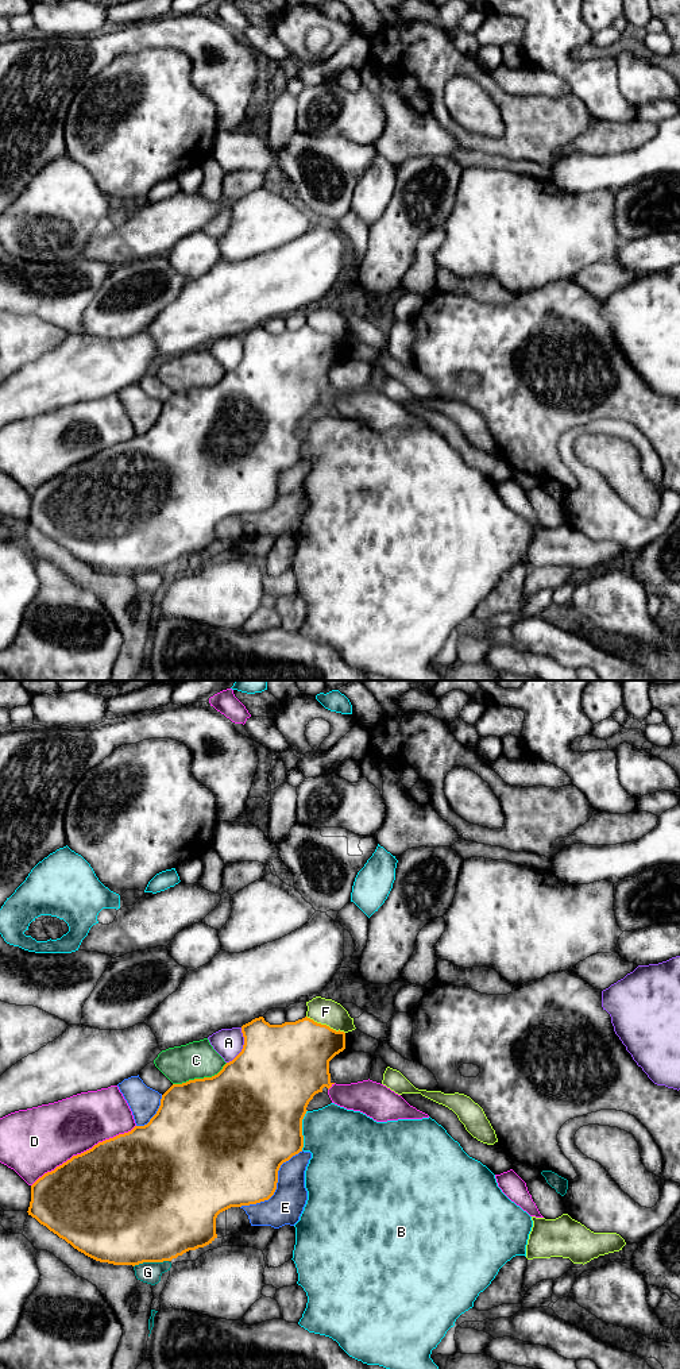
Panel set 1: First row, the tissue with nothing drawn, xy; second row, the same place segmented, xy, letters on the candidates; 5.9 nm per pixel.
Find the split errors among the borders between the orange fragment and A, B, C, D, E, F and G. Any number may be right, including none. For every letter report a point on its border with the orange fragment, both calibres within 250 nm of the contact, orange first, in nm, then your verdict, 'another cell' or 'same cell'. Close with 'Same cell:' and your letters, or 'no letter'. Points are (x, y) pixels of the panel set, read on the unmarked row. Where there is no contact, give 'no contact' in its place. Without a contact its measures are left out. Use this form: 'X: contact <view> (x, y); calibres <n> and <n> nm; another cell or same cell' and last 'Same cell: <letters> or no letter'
A: contact xy (243, 355); calibres 500 and 180 nm; another cell
B: contact xy (301, 439); calibres 500 and 380 nm; another cell
C: contact xy (200, 388); calibres 500 and 220 nm; another cell
D: contact xy (84, 461); calibres 500 and 380 nm; another cell
E: contact xy (275, 494); calibres 460 and 200 nm; another cell
F: contact xy (325, 334); calibres 400 and 160 nm; another cell
G: contact xy (150, 570); calibres 500 and 130 nm; another cell
Same cell: no letter

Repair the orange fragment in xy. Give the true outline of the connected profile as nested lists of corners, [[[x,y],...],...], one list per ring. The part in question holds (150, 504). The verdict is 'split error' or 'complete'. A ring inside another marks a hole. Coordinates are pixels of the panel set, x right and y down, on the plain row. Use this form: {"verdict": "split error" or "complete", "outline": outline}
{"verdict": "complete", "outline": [[[259,325],[243,333],[242,342],[244,346],[242,360],[232,370],[227,371],[217,383],[189,389],[182,393],[173,393],[162,404],[161,414],[147,433],[135,435],[128,441],[98,451],[92,458],[73,464],[54,479],[39,486],[31,494],[28,524],[35,527],[59,547],[65,548],[74,558],[96,570],[135,575],[143,571],[171,570],[189,559],[204,556],[217,547],[216,527],[220,521],[231,516],[250,514],[268,509],[277,498],[278,479],[281,474],[302,460],[302,428],[308,420],[306,416],[309,410],[316,402],[322,401],[324,396],[329,398],[335,393],[331,390],[329,370],[345,358],[345,342],[340,339],[336,340],[308,325],[282,333],[270,333],[263,325]]]}

